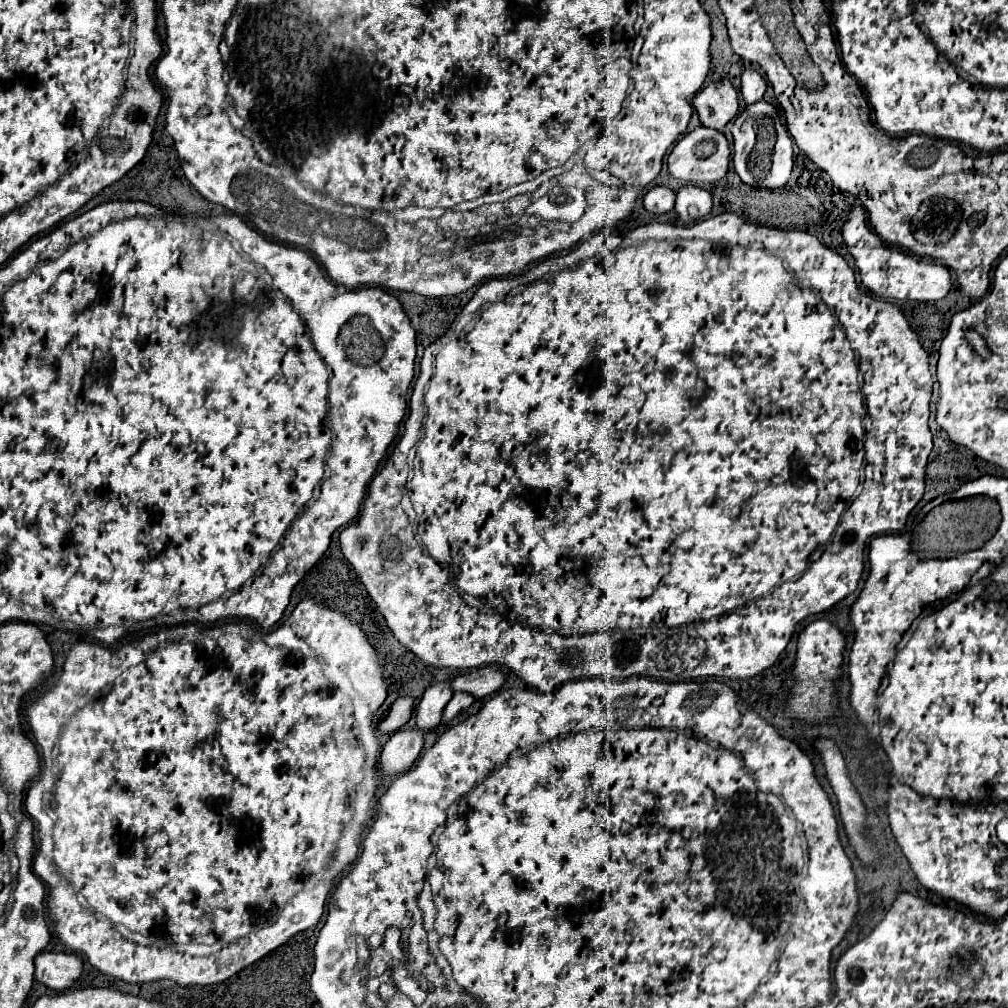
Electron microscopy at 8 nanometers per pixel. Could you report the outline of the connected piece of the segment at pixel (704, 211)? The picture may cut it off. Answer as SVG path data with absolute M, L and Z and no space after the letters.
M683 186L677 192L677 200L675 200L675 210L679 214L679 218L687 224L695 222L697 218L703 218L711 212L711 194L699 186Z

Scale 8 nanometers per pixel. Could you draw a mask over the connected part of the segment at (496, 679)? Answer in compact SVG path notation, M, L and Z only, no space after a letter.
M499 666L469 670L467 674L461 674L451 680L451 686L455 692L469 692L475 698L485 698L497 692L503 684L505 684L505 674L499 670Z

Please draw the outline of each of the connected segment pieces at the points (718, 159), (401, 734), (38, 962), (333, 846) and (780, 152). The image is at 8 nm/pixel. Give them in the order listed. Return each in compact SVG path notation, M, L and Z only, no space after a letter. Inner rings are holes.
M695 128L691 134L685 134L675 148L671 150L669 158L667 158L667 166L673 178L685 180L689 184L701 184L701 182L717 182L721 180L727 170L729 170L729 156L731 156L731 148L727 138L717 132L717 130L709 130L709 128Z
M401 728L383 746L381 766L389 774L401 774L419 758L425 742L425 732L419 728Z
M41 952L35 958L35 980L51 990L67 990L83 970L83 962L75 954Z
M307 598L295 606L284 626L265 633L262 636L263 642L247 640L248 627L253 627L248 621L223 624L213 630L215 640L204 636L201 628L195 624L182 624L128 639L122 646L120 644L115 648L91 642L77 642L71 646L59 678L47 682L45 692L33 702L29 702L29 706L25 706L27 726L43 754L41 772L29 785L25 798L25 808L29 816L37 822L39 836L39 848L35 854L33 868L49 888L49 918L55 926L55 934L59 936L59 940L69 950L85 956L93 968L97 968L103 974L109 974L111 978L135 984L167 978L175 980L181 986L205 986L229 980L243 968L251 966L275 948L283 946L295 934L313 928L321 920L329 895L351 872L363 851L362 839L373 823L378 808L378 800L374 800L374 796L377 790L376 766L380 747L372 720L379 706L387 698L387 684L383 680L383 666L379 662L377 650L369 644L359 624ZM170 631L175 631L175 635L180 637L170 637ZM181 670L189 670L189 678L193 678L193 682L181 682ZM117 672L123 674L115 678ZM271 914L273 922L265 926Z
M761 100L747 106L733 122L733 164L739 178L753 188L781 188L793 172L793 140L773 104Z

